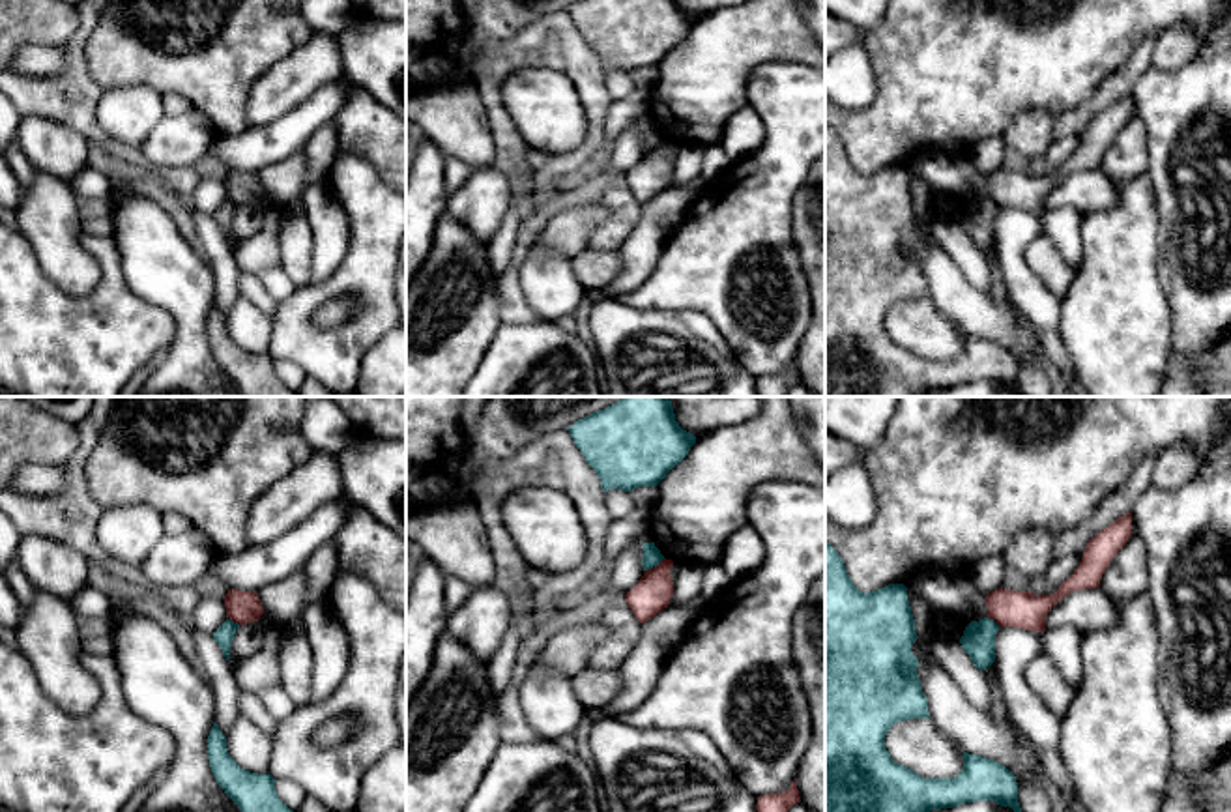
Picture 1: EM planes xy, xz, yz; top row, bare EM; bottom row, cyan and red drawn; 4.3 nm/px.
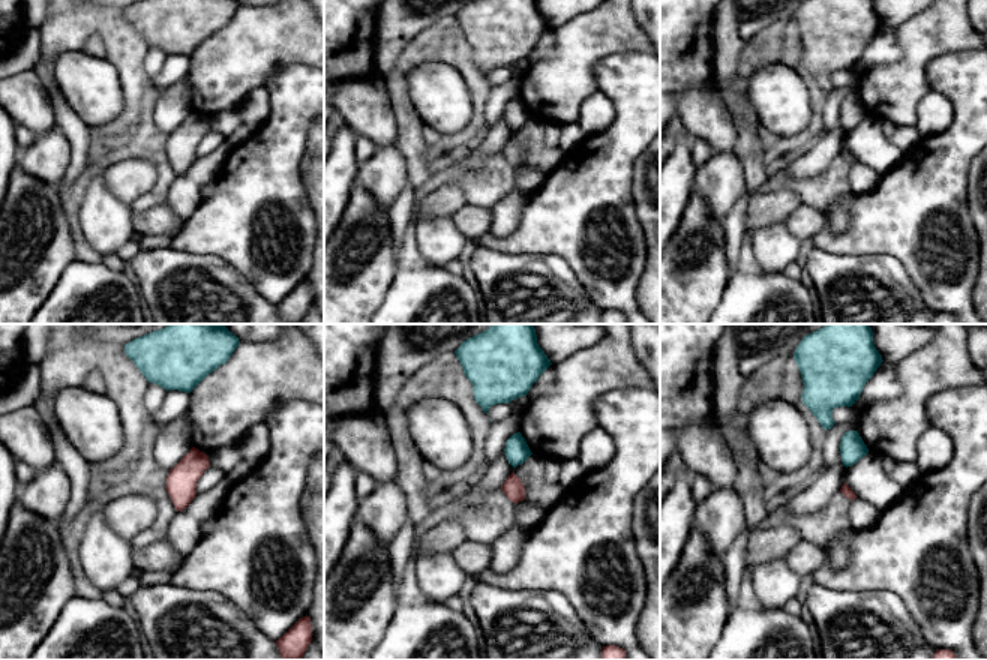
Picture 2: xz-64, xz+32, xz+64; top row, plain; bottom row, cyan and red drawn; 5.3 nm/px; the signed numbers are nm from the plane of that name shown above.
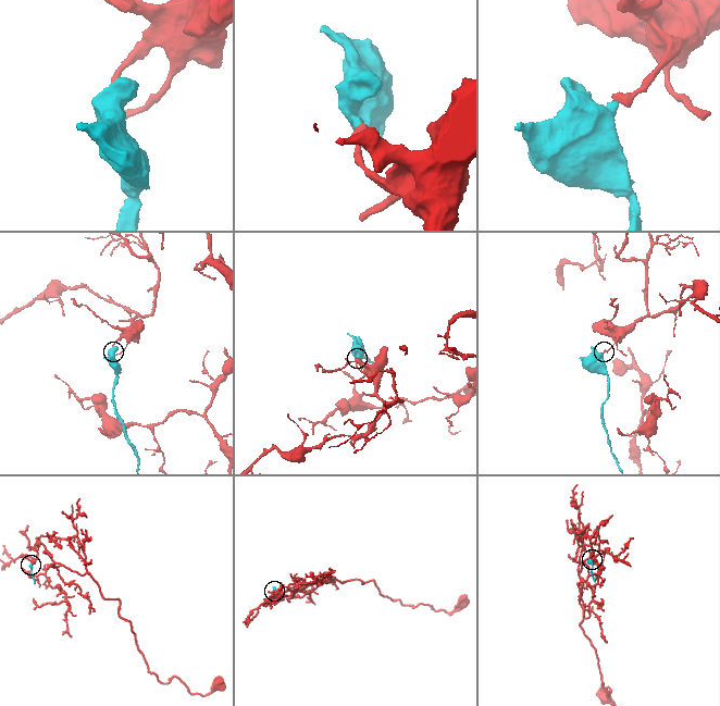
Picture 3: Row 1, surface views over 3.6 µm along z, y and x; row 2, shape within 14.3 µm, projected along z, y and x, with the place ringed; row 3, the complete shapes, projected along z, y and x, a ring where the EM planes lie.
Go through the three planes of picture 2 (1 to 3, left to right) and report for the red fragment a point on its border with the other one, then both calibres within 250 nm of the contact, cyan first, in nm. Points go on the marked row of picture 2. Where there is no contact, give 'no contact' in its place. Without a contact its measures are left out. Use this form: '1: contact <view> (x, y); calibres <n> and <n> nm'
1: no contact
2: no contact
3: no contact

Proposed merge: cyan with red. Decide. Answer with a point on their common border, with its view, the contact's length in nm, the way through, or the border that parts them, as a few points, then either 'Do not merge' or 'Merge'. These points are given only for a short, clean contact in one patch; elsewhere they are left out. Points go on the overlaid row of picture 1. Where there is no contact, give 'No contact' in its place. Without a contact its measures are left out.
Touches cyan at xz (655, 565). Shared border 110 nm. Boundary: xz (665, 558), (646, 571). Do not merge

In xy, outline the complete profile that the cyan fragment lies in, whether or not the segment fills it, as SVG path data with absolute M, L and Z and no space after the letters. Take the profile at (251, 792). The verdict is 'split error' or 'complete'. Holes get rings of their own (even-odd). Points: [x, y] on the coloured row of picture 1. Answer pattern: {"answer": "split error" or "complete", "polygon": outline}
{"answer": "complete", "polygon": "M213 722L208 735L208 760L217 784L241 812L294 812L275 791L275 778L241 769L228 754L226 737Z"}

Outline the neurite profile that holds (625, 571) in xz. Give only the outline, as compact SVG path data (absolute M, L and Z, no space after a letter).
M645 531L630 541L630 544L610 563L608 582L614 589L629 593L644 576L642 565L644 544L653 543L651 531Z

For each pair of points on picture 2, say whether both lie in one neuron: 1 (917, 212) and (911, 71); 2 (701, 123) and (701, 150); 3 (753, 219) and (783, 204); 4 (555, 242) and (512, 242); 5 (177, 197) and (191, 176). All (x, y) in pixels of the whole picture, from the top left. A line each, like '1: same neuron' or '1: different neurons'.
1: different neurons
2: different neurons
3: same neuron
4: same neuron
5: same neuron

